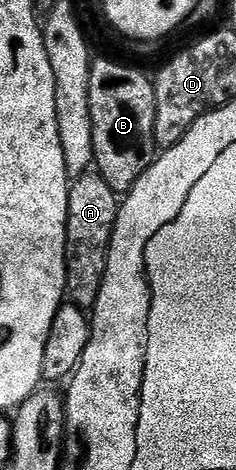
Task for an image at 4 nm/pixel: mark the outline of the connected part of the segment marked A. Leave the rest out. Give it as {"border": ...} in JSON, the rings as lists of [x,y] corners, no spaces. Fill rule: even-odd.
{"border":[[[89,171],[75,178],[70,184],[67,197],[66,265],[67,296],[71,302],[85,309],[93,308],[105,277],[108,246],[116,228],[120,212],[117,193],[96,171]]]}

